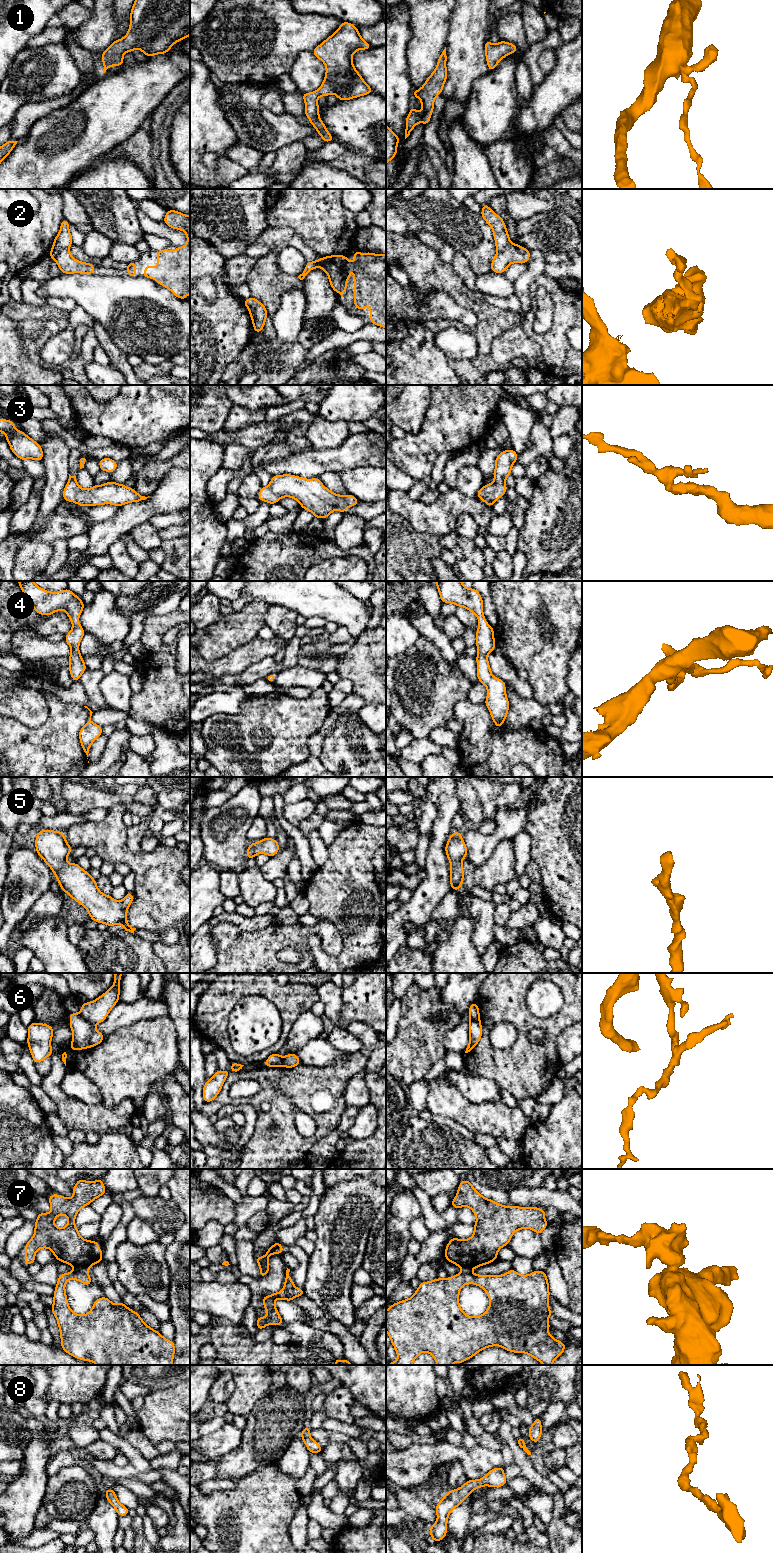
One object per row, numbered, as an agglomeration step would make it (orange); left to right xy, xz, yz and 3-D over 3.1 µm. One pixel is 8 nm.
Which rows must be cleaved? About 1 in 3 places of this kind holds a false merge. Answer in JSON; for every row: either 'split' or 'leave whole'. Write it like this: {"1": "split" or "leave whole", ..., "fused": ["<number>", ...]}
{"1": "leave whole", "2": "split", "3": "leave whole", "4": "leave whole", "5": "leave whole", "6": "split", "7": "split", "8": "leave whole", "fused": ["2", "6", "7"]}

